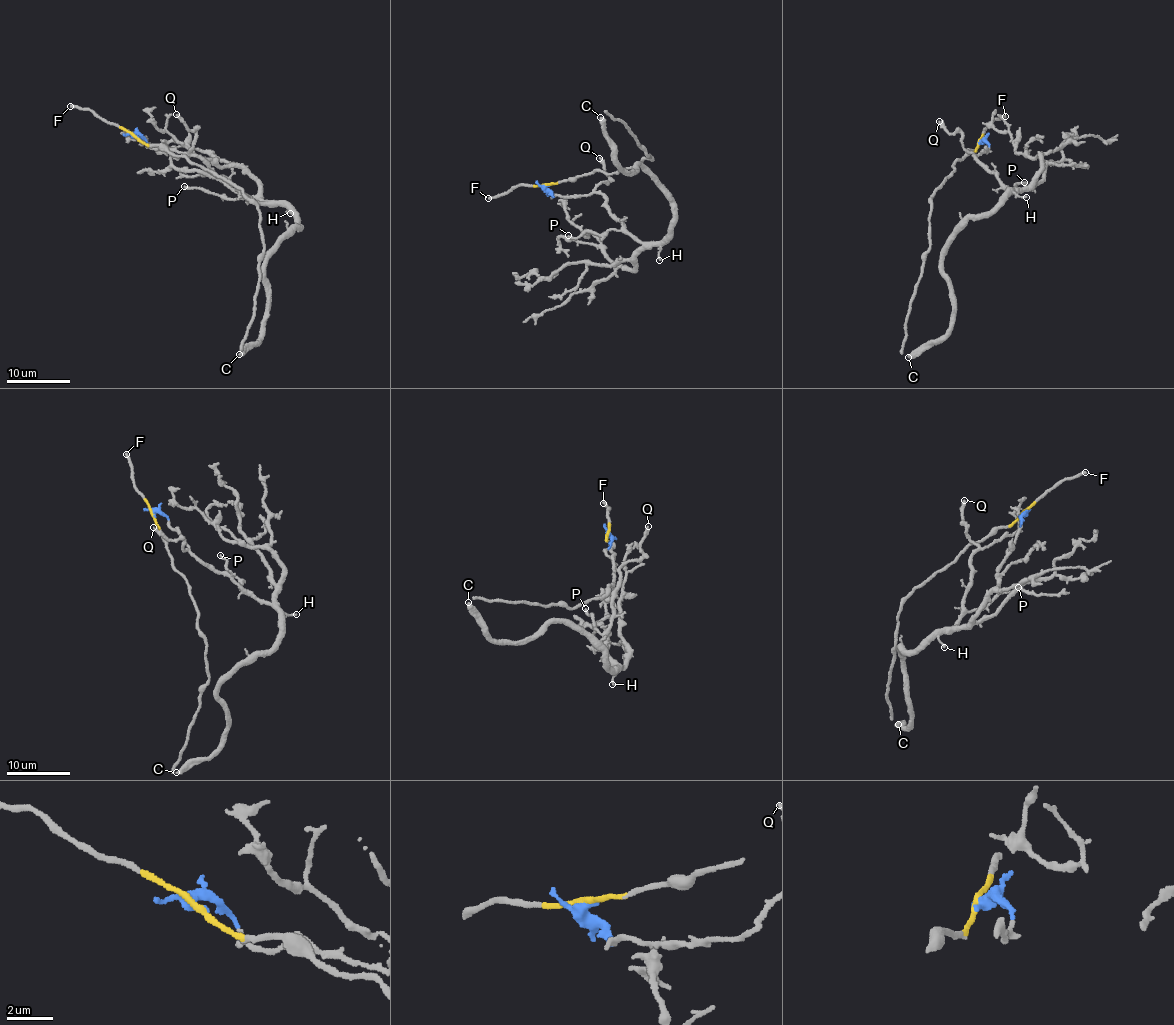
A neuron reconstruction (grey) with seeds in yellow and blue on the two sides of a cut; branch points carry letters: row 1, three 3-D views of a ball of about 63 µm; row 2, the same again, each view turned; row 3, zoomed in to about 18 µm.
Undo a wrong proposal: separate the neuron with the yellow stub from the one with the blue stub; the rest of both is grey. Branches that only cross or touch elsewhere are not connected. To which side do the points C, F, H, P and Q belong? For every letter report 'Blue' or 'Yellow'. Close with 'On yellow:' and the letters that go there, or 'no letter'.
C: Blue
F: Yellow
H: Blue
P: Blue
Q: Blue
On yellow: F

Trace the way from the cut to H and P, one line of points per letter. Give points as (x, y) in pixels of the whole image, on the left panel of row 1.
H: (134, 136), (139, 135), (152, 148), (168, 147), (197, 154), (249, 199), (278, 202), (291, 212)
P: (134, 136), (139, 135), (152, 148), (168, 147), (197, 154), (240, 194), (238, 197), (226, 199), (184, 187)

